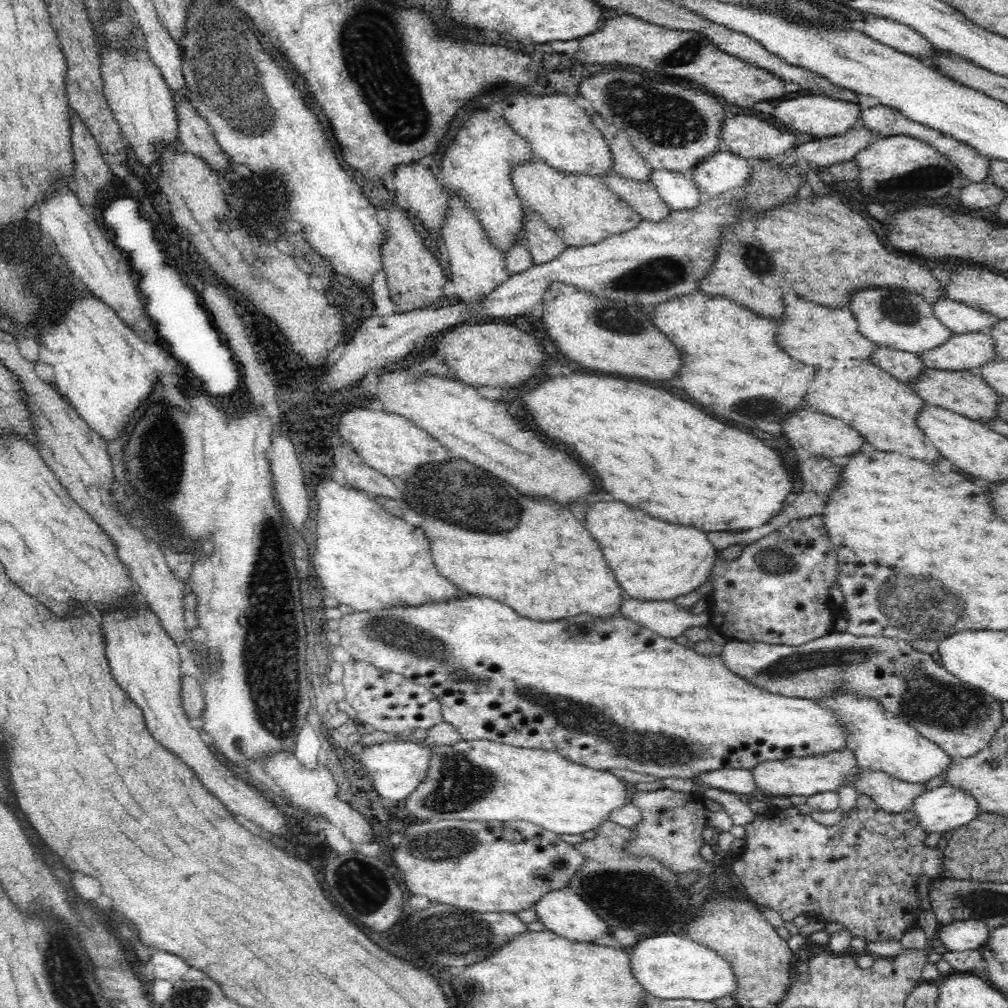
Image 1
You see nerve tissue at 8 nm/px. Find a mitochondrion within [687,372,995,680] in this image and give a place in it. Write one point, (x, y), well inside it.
(943, 603)

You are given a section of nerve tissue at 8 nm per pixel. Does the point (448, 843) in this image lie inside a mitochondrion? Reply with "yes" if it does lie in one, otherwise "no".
yes

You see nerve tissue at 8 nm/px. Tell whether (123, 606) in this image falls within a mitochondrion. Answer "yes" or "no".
no

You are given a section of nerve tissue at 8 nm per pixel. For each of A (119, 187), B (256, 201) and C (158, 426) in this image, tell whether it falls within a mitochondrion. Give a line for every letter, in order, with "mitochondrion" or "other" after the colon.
A: other
B: mitochondrion
C: mitochondrion

